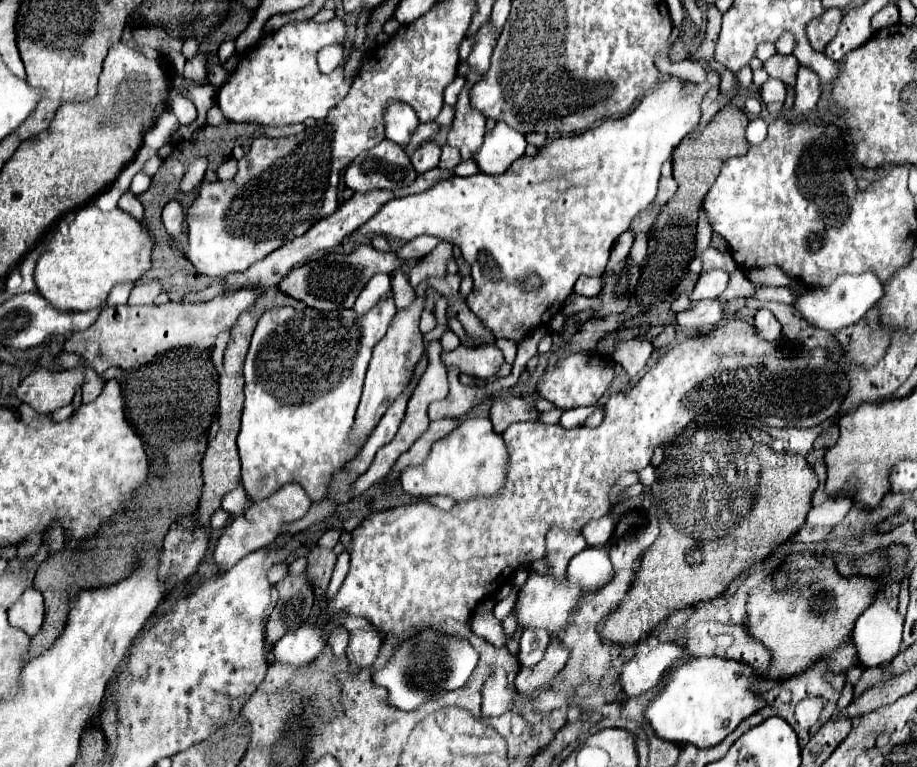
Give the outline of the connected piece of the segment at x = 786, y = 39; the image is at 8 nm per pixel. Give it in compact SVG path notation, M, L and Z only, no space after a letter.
M786 32L777 40L777 42L775 42L775 48L777 48L779 54L789 55L793 52L795 44L794 36L791 33Z

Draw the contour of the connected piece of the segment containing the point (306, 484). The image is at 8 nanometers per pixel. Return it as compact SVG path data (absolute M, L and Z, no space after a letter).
M393 294L379 300L379 304L375 304L367 314L359 314L359 318L353 310L343 310L333 316L307 308L303 314L297 314L291 306L273 308L263 314L257 322L245 358L245 406L237 436L243 488L251 500L265 500L287 482L301 484L313 502L327 496L331 476L357 454L357 450L349 444L349 432L361 398L363 378L373 346L383 338L393 316Z

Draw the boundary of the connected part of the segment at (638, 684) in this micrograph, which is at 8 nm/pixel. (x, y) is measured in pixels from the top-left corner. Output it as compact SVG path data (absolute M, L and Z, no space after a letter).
M675 642L657 644L647 654L635 654L623 666L619 682L627 696L639 696L647 690L653 690L665 678L667 670L671 670L677 660L686 656L685 648Z

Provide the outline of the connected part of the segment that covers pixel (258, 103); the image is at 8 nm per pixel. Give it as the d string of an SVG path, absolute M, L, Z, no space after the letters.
M335 16L323 24L313 20L289 22L277 32L265 34L255 50L241 56L227 84L217 92L217 104L225 118L263 126L285 126L305 122L307 118L325 118L327 112L347 96L353 78L347 78L343 68L337 68L331 74L321 74L317 68L317 52L323 46L339 44L343 40L343 16Z

